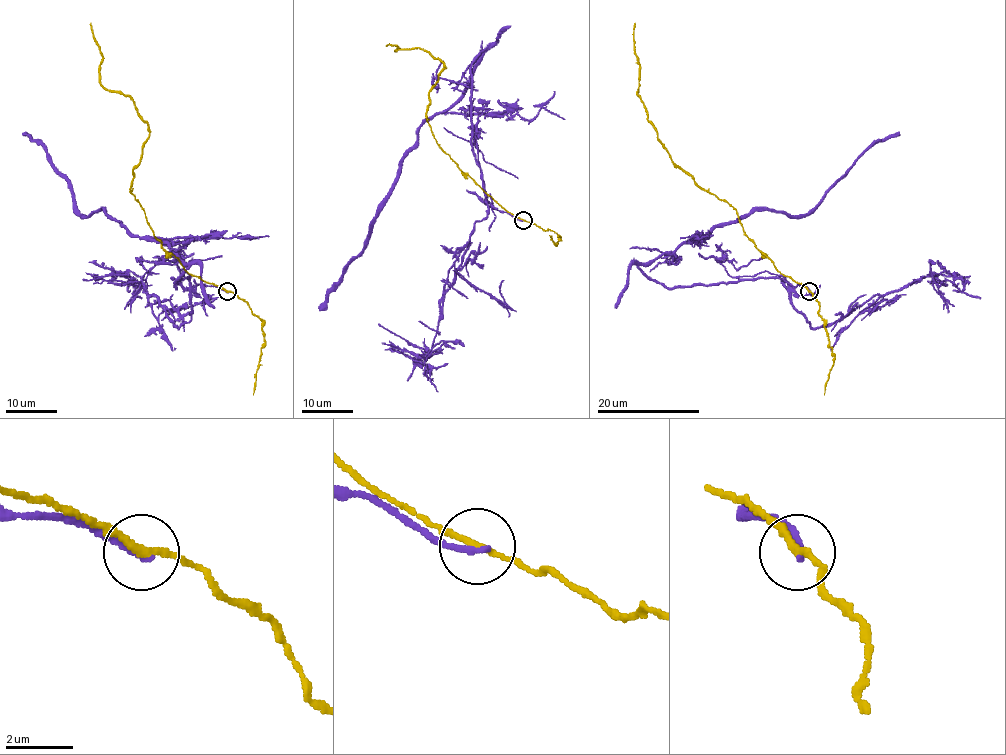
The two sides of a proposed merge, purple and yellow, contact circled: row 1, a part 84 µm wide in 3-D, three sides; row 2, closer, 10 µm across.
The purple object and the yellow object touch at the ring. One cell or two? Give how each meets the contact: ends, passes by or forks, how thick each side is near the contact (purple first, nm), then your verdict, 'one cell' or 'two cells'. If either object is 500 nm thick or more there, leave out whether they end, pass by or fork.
purple ends there; yellow passes by; 180 nm thick on the purple side, 190 nm on the other; two cells

